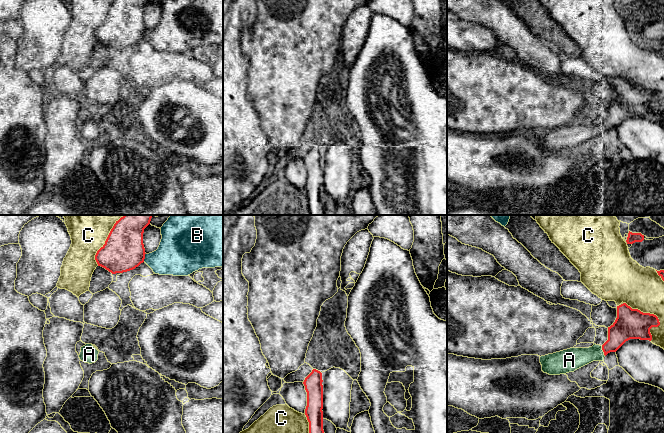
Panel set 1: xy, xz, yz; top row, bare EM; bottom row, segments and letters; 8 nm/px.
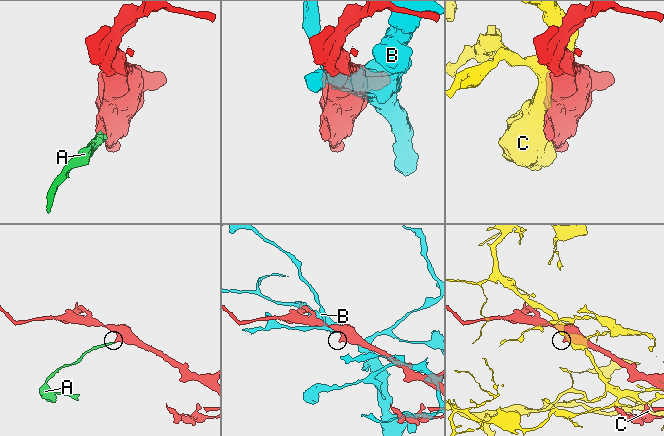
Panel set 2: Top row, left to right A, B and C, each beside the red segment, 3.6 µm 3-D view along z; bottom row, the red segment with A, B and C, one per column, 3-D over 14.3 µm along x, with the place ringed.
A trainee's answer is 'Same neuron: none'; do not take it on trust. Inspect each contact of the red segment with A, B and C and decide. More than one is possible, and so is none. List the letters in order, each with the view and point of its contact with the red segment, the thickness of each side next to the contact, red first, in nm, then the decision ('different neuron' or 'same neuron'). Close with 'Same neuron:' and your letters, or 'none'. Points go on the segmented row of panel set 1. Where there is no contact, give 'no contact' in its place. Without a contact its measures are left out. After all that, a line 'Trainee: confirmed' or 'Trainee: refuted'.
A: meets red in yz at (603, 351); 200 nm thick on the red side, 180 nm on the other; same neuron
B: meets red in xy at (144, 257); 320 nm thick on the red side, 300 nm on the other; different neuron
C: meets red in yz at (653, 314); 240 nm thick on the red side, 340 nm on the other; different neuron
Same neuron: A
Trainee: refuted

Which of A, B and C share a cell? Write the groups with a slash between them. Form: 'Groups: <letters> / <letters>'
Groups: A / B / C

